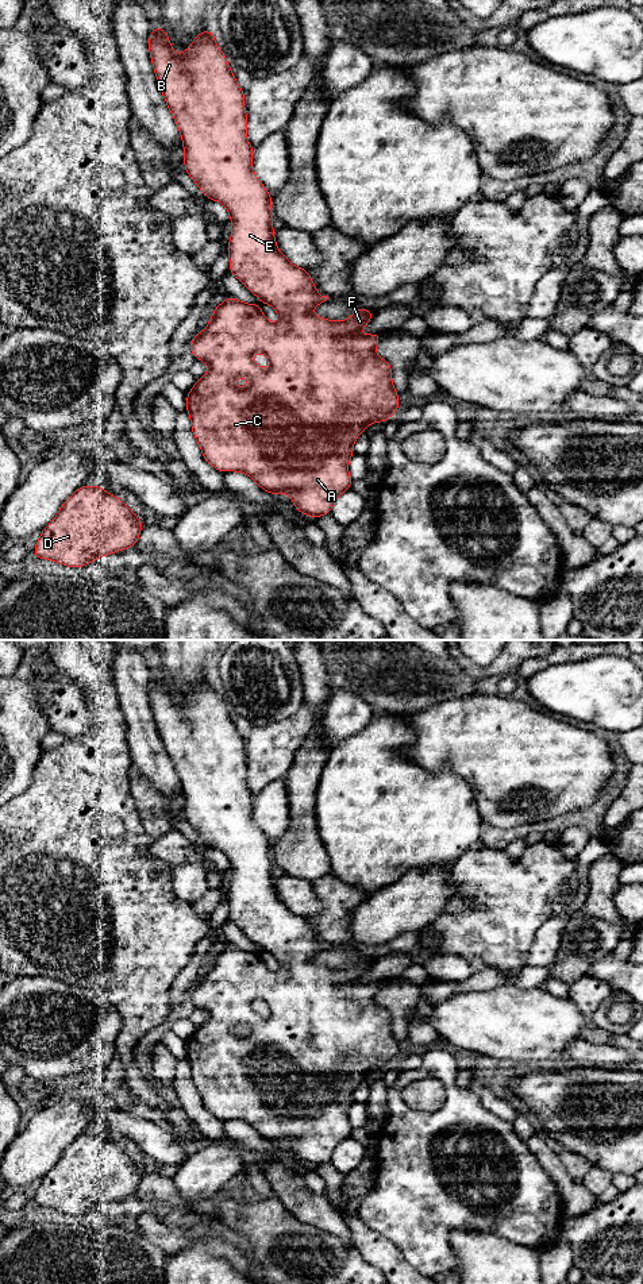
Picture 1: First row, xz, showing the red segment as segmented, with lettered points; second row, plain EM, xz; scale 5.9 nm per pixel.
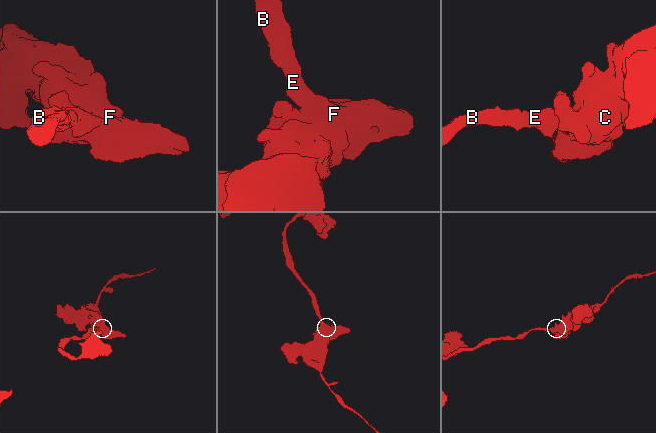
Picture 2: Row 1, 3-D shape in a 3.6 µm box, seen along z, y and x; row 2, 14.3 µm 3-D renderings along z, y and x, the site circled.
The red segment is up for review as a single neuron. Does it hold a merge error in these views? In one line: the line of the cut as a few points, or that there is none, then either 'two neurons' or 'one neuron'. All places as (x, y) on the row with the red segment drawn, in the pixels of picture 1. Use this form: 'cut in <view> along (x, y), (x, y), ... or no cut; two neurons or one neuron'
no cut; one neuron

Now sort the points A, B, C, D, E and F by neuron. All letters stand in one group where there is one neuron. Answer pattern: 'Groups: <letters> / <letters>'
Groups: A B C D E F

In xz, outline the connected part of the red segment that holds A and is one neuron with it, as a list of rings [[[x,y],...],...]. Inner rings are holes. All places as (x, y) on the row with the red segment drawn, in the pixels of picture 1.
[[[154,27],[149,36],[149,50],[153,61],[153,68],[158,85],[162,90],[163,99],[180,128],[185,158],[184,166],[190,178],[199,185],[203,194],[207,198],[220,201],[230,212],[230,220],[232,221],[232,234],[228,243],[230,267],[228,271],[234,274],[250,292],[257,294],[262,302],[270,304],[280,315],[281,321],[278,324],[269,323],[258,305],[251,305],[236,300],[235,297],[227,297],[224,302],[217,305],[211,315],[211,323],[205,329],[197,333],[189,344],[189,350],[195,355],[196,360],[207,362],[209,366],[208,373],[196,381],[196,385],[186,394],[186,412],[190,416],[192,432],[201,448],[203,458],[216,470],[226,471],[240,471],[251,477],[259,487],[270,494],[288,493],[294,508],[311,517],[320,517],[331,513],[336,498],[351,487],[351,477],[347,471],[347,464],[354,454],[353,446],[358,435],[371,423],[385,423],[393,413],[400,408],[398,393],[392,385],[392,366],[389,362],[374,354],[374,350],[381,339],[381,333],[371,333],[367,336],[357,335],[355,332],[362,329],[374,316],[374,311],[366,311],[365,308],[355,309],[353,316],[343,321],[331,321],[317,317],[311,313],[312,308],[327,301],[330,297],[319,294],[315,290],[308,270],[296,267],[292,265],[282,252],[278,251],[274,240],[274,228],[272,225],[272,194],[263,188],[262,182],[255,177],[253,171],[253,146],[246,138],[247,128],[247,113],[245,112],[245,93],[232,76],[231,68],[227,63],[224,53],[217,47],[213,41],[215,31],[203,31],[195,36],[193,43],[184,51],[182,55],[177,55],[170,46],[168,32],[163,28]],[[254,352],[263,352],[270,362],[267,370],[262,370],[253,360]],[[238,377],[247,377],[250,385],[246,389],[239,389],[232,385],[232,381]]]

